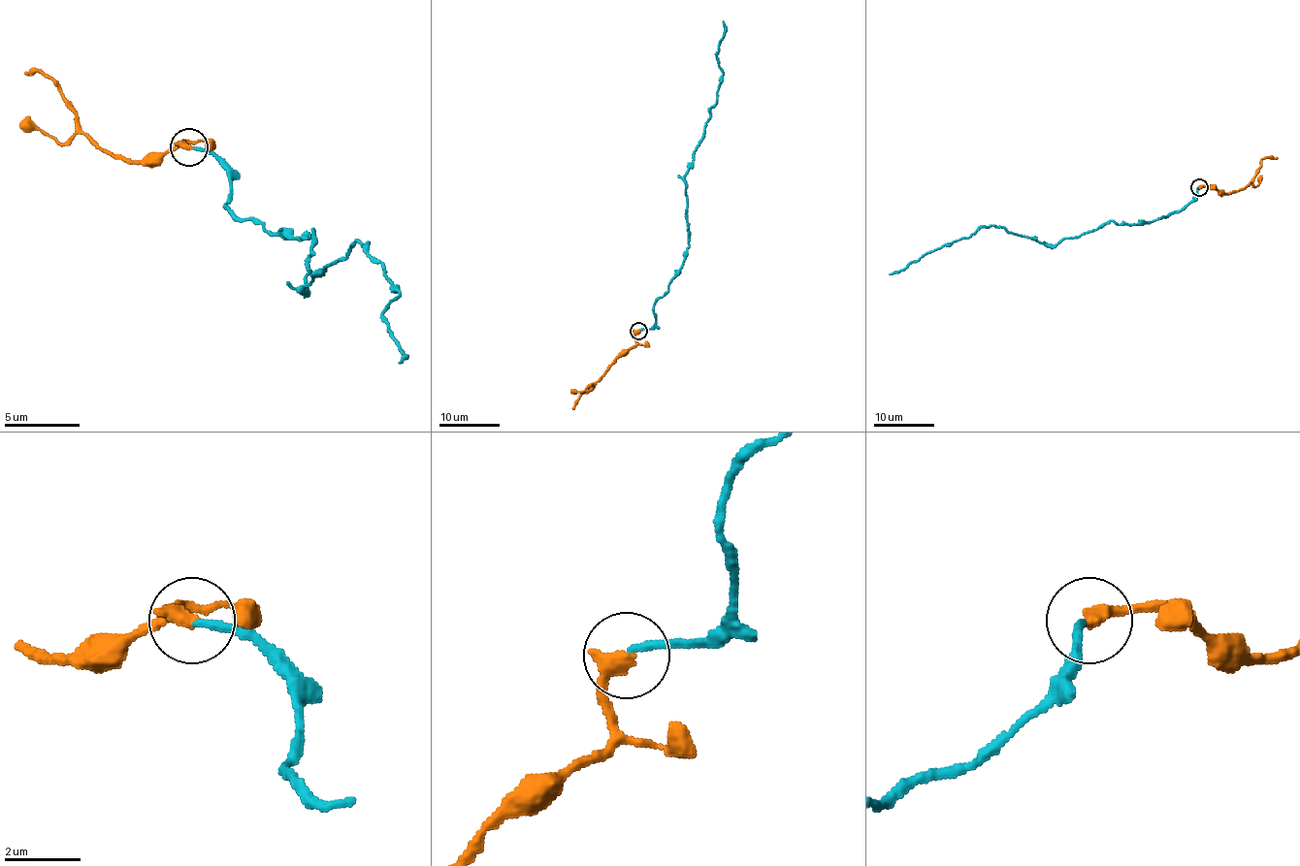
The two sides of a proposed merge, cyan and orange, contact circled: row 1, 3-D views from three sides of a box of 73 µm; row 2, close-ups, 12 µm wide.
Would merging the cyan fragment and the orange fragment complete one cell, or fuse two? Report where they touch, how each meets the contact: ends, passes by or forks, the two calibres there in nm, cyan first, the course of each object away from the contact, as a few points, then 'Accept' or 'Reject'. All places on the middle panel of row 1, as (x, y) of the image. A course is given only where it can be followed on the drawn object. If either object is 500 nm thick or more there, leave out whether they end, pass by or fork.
Place: (638, 331). At the ring cyan ends. At the ring orange ends. Thickness 200 nm (cyan) against 480 nm. Course of cyan: (638, 330), (655, 323), (655, 303), (684, 261), (685, 177), (723, 75), (717, 56), (723, 21). Course of orange: (638, 331), (634, 336), (636, 343), (620, 355), (572, 408). Accept

